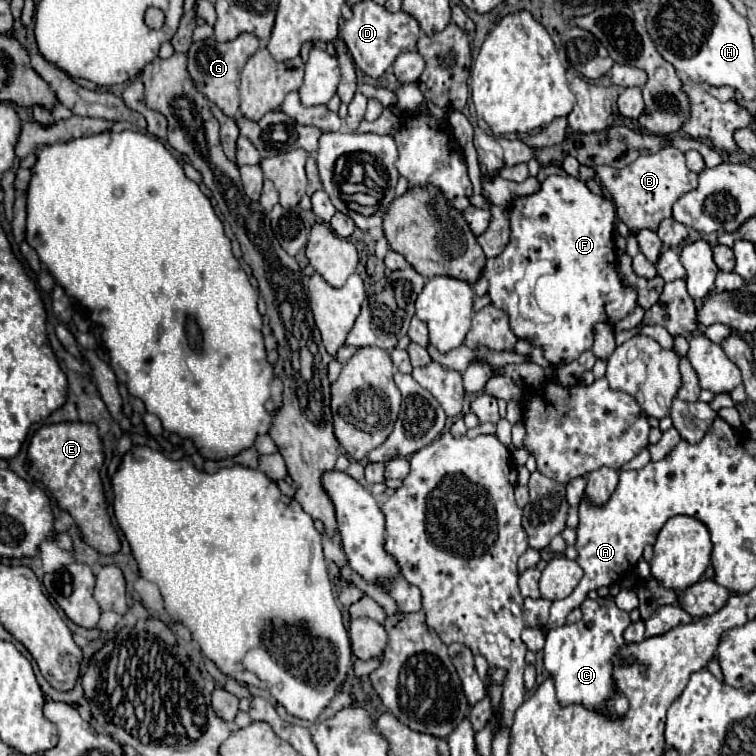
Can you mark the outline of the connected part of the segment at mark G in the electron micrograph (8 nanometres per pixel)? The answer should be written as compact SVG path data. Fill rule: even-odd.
M242 33L234 41L228 41L228 43L218 43L214 39L192 43L188 51L188 73L196 89L202 91L210 101L214 101L222 109L222 113L228 117L234 117L238 113L240 69L258 49L260 49L260 41L250 33Z

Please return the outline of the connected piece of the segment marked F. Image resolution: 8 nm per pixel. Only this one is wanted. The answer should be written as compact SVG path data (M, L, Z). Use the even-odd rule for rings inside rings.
M580 167L580 173L582 173L582 179L576 179L570 175L550 175L540 185L538 193L528 195L528 197L518 197L514 201L514 205L510 209L510 227L512 227L510 243L498 257L492 257L486 261L486 271L484 271L484 277L490 283L488 295L492 299L492 305L508 313L512 333L518 339L526 339L530 345L540 347L544 351L544 357L552 365L570 363L570 361L578 359L580 353L590 351L592 343L594 343L594 325L610 323L610 327L616 329L616 323L634 311L636 299L638 299L636 289L632 285L624 285L616 271L616 251L614 251L616 211L614 211L614 205L610 199L598 197L586 187L584 179L594 177L592 169ZM532 259L550 259L550 263L558 271L568 271L568 285L578 287L576 305L570 305L570 309L562 311L560 317L556 315L556 319L552 319L550 323L534 323L534 321L520 317L520 313L518 313L518 295L514 291L514 285L516 285L516 281L520 281L524 277L524 269L526 269L528 261L532 261Z

